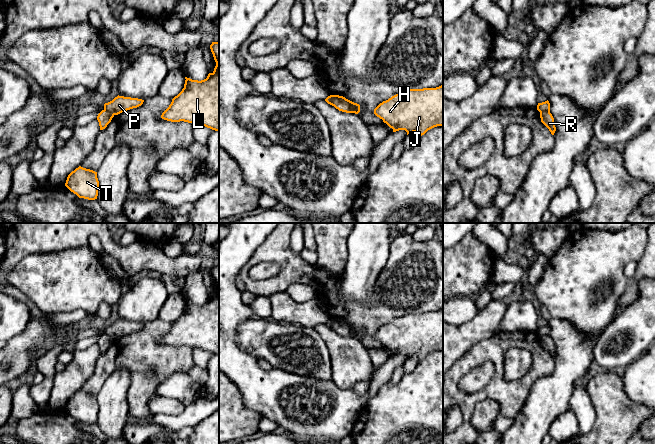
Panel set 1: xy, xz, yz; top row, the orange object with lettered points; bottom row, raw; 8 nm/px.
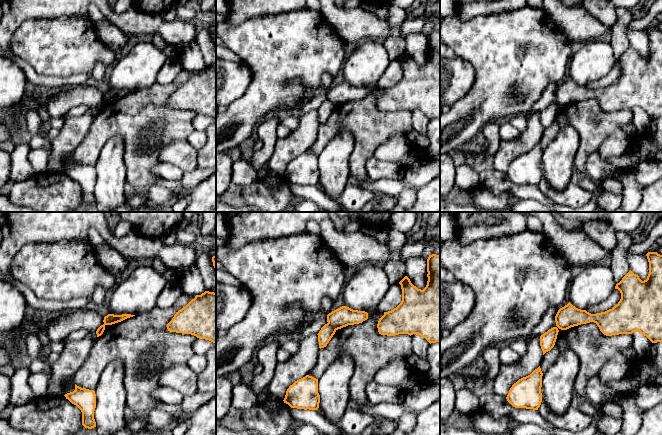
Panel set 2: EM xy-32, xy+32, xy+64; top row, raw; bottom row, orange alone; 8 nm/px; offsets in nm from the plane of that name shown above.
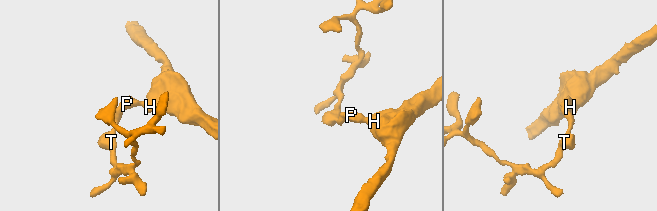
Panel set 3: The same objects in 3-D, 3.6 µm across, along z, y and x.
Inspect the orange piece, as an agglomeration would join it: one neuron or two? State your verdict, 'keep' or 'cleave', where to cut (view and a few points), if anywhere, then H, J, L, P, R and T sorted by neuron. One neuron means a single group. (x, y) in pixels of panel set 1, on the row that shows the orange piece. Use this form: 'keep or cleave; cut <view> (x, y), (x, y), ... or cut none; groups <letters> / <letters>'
cleave; cut xy (104, 108), (113, 115); groups H J L P / R T

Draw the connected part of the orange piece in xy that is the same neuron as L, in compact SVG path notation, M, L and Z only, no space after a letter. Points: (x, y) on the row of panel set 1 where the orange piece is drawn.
M212 42L210 49L216 62L214 71L201 81L185 77L184 88L162 113L162 119L198 123L219 131L219 42Z

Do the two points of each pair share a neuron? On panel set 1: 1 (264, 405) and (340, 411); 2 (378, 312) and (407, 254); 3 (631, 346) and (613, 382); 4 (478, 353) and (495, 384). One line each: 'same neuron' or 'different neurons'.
1: same neuron
2: same neuron
3: different neurons
4: same neuron

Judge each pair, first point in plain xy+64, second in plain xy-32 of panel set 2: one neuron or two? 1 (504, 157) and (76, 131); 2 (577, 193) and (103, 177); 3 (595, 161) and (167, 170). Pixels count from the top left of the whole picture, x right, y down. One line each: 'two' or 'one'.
1: one
2: two
3: one

